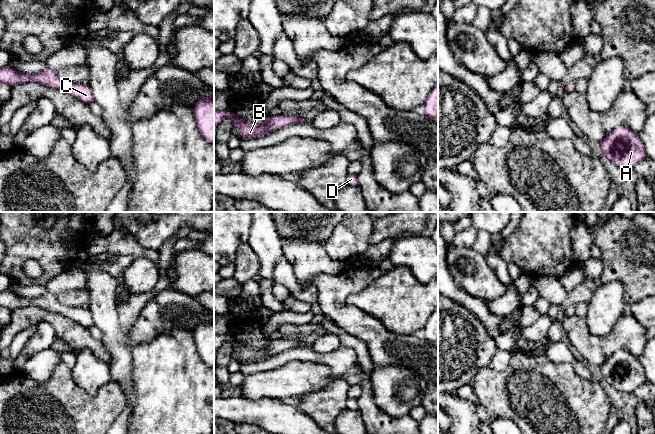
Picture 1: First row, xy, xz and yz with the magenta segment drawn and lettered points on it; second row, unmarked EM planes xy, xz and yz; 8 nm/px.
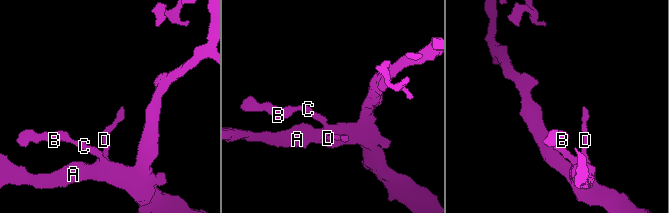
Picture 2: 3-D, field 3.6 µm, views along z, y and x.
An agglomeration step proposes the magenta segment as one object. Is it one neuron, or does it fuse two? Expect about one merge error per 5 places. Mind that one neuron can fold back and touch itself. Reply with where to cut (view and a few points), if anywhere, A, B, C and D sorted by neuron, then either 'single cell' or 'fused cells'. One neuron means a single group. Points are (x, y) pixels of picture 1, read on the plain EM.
no cut; A B C D; single cell

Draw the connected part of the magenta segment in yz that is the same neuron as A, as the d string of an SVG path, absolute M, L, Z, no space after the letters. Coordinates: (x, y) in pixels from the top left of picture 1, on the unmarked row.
M623 349L600 366L600 373L610 386L631 394L648 381L639 359Z

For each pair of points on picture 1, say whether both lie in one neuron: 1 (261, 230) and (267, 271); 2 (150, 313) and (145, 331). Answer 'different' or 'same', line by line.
1: same
2: same

